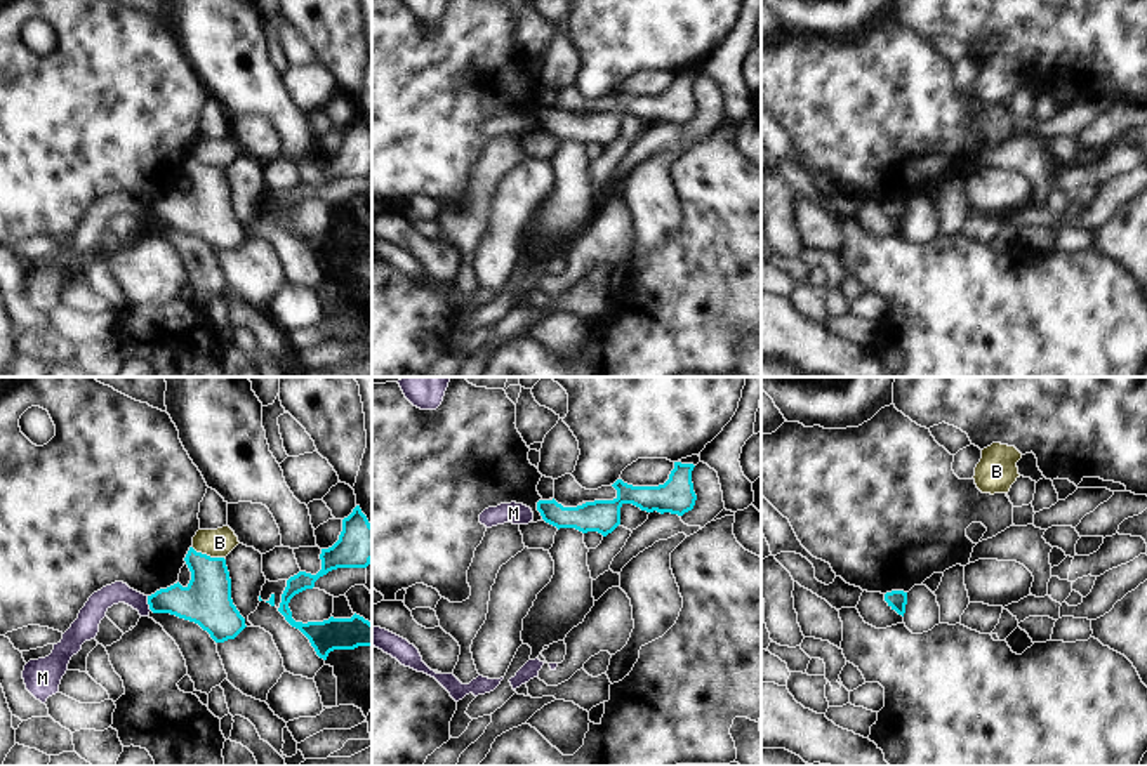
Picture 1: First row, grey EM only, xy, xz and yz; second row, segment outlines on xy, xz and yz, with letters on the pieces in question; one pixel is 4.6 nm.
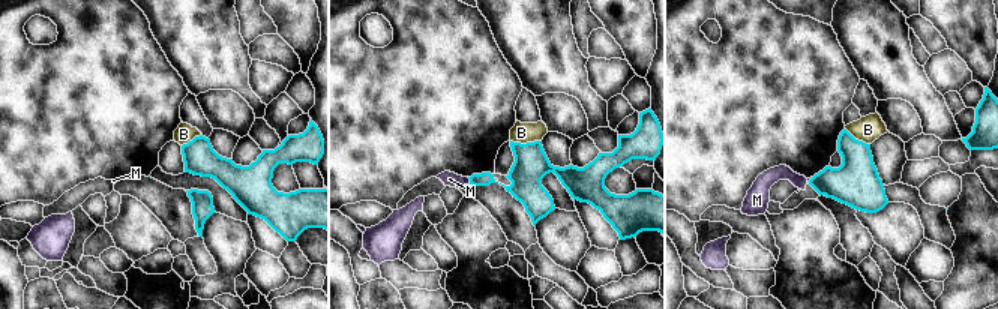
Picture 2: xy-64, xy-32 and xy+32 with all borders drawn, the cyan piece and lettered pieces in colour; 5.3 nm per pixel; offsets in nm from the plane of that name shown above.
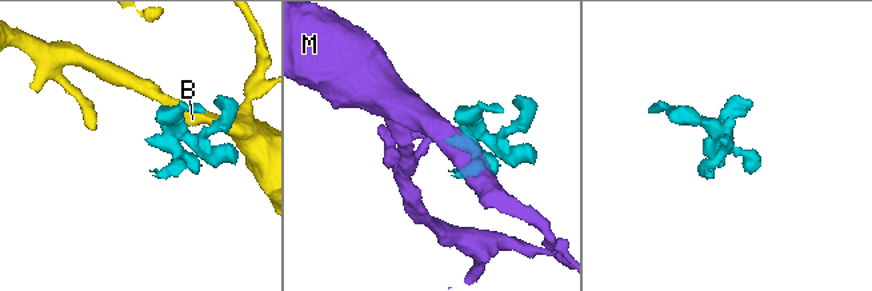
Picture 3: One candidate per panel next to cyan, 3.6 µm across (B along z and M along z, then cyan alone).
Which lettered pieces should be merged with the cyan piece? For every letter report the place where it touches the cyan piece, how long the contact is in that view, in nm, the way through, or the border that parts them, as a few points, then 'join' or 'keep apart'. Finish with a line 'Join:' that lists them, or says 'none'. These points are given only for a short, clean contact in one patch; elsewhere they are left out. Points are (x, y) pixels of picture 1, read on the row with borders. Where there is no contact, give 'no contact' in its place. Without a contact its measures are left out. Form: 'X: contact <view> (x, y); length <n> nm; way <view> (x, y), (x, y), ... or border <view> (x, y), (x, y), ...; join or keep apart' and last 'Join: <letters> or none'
B: contact xy (205, 554); length 160 nm; border xy (192, 548), (223, 558); keep apart
M: contact xy (148, 603); length 80 nm; border xy (146, 596), (152, 610); keep apart
Join: none

